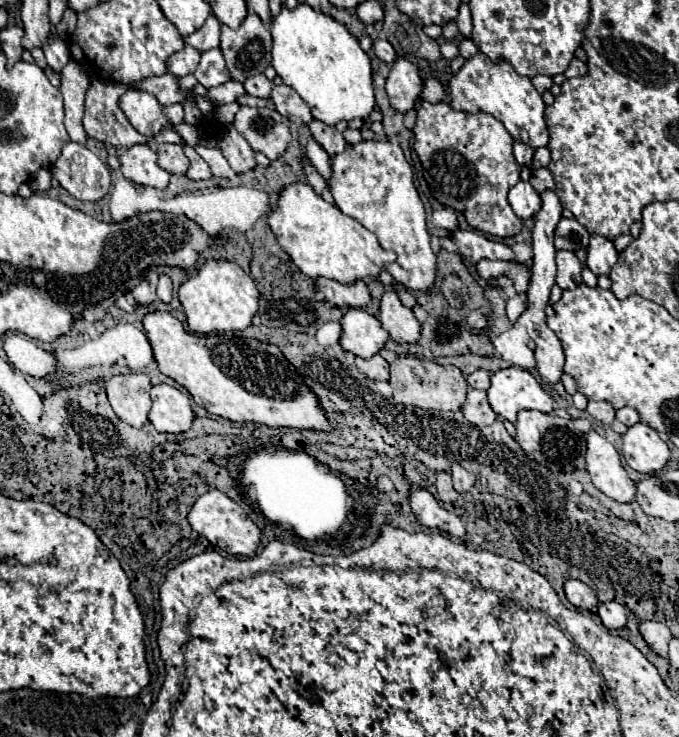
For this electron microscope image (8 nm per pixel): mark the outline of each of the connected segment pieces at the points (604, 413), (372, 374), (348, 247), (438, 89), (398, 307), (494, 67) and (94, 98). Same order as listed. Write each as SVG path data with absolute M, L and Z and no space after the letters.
M591 400L589 402L589 406L587 406L587 412L595 418L595 420L599 420L599 422L603 422L603 424L611 424L613 420L615 420L615 408L613 408L613 404L611 402L607 402L607 400Z
M375 354L369 360L355 358L355 364L371 380L389 380L389 362L385 358L381 358L379 354Z
M295 182L295 184L289 184L285 186L281 192L279 192L279 198L277 198L277 206L269 212L267 216L267 224L269 228L273 230L279 246L291 256L291 260L295 262L295 266L311 276L311 278L331 278L331 280L337 280L337 282L343 282L343 284L349 284L349 282L355 282L355 280L363 280L365 276L377 276L385 264L393 262L395 260L395 254L393 252L387 252L379 246L377 242L377 236L373 232L369 232L367 228L361 226L361 222L357 222L355 218L351 216L345 216L337 206L325 202L321 196L315 194L315 190L305 184L305 182Z
M431 78L431 80L425 80L425 86L423 86L423 92L421 92L421 98L423 100L429 100L429 102L441 102L445 98L445 88L441 86L439 80Z
M389 290L383 294L381 298L381 324L383 328L389 332L389 336L395 340L395 342L415 342L419 338L419 330L421 330L421 324L419 320L415 318L413 310L403 306L397 292Z
M477 52L473 58L465 60L461 70L453 74L453 78L449 80L449 98L451 98L449 104L455 110L467 110L467 112L481 110L495 116L507 128L513 140L523 142L535 150L547 146L549 142L549 132L543 120L545 102L541 94L535 90L531 80L519 76L507 60L493 62L483 52Z
M93 80L89 90L87 90L87 100L85 100L85 116L83 116L83 126L87 130L89 136L93 136L95 140L103 142L103 144L111 144L115 148L131 148L133 144L147 144L149 140L145 136L141 136L125 118L121 106L119 106L119 98L131 90L131 86L127 84L119 84L119 82L105 82L105 80Z

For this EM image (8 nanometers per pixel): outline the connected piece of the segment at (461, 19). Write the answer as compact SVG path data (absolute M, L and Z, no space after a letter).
M461 4L459 8L459 16L457 16L457 28L463 36L469 36L471 34L471 12L469 12L469 6L467 4Z

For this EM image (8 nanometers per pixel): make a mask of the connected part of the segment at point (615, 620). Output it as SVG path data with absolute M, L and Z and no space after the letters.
M619 602L599 604L597 614L599 614L601 622L605 624L605 628L609 628L609 630L617 630L617 628L625 626L625 608Z

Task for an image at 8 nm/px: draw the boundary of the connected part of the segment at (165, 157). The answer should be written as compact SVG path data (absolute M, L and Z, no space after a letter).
M161 144L157 156L159 166L171 174L185 174L189 168L189 158L185 156L181 144Z

